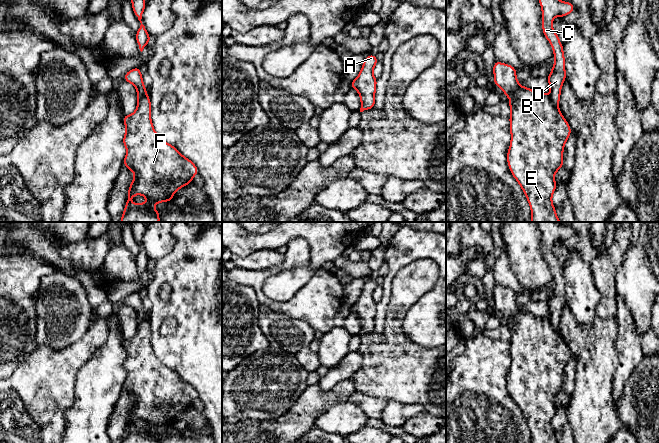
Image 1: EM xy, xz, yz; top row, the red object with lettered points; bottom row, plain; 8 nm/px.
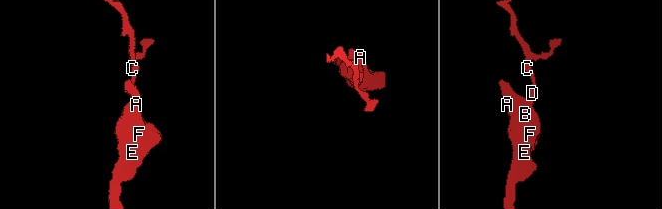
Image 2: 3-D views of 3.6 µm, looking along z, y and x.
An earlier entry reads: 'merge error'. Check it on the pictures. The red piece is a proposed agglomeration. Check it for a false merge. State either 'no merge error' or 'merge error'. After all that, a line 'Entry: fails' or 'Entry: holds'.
merge error
Entry: holds

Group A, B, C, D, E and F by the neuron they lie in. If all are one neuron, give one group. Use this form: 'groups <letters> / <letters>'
groups A B E F / C D

